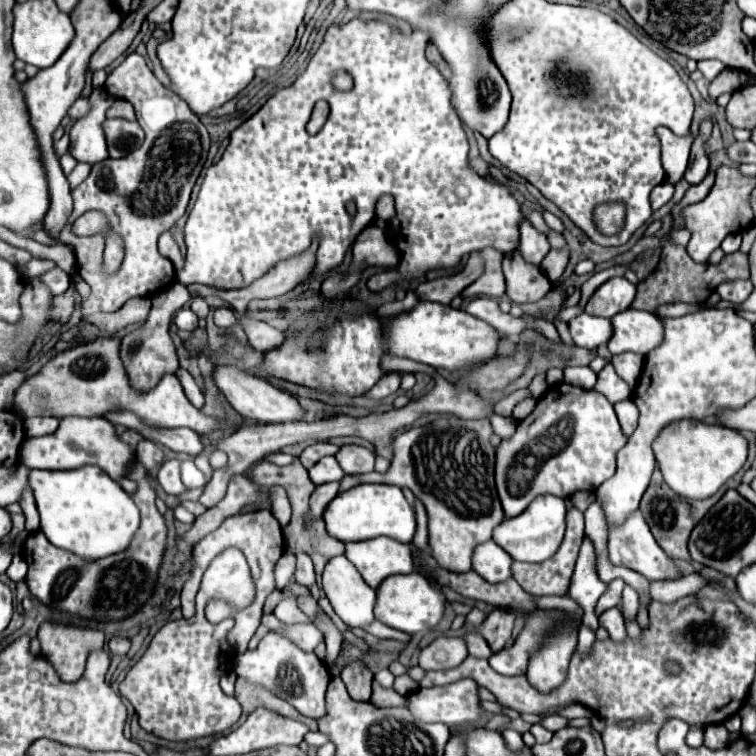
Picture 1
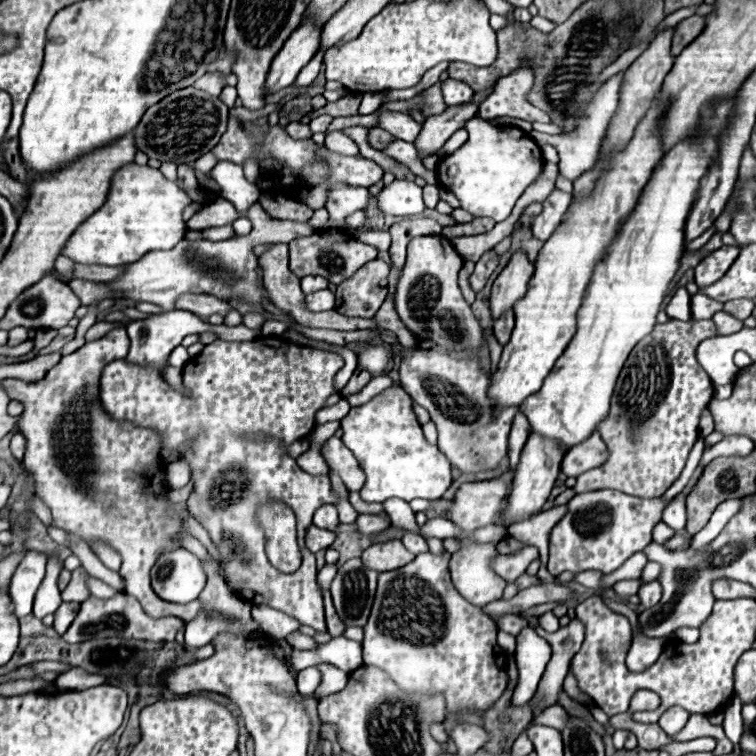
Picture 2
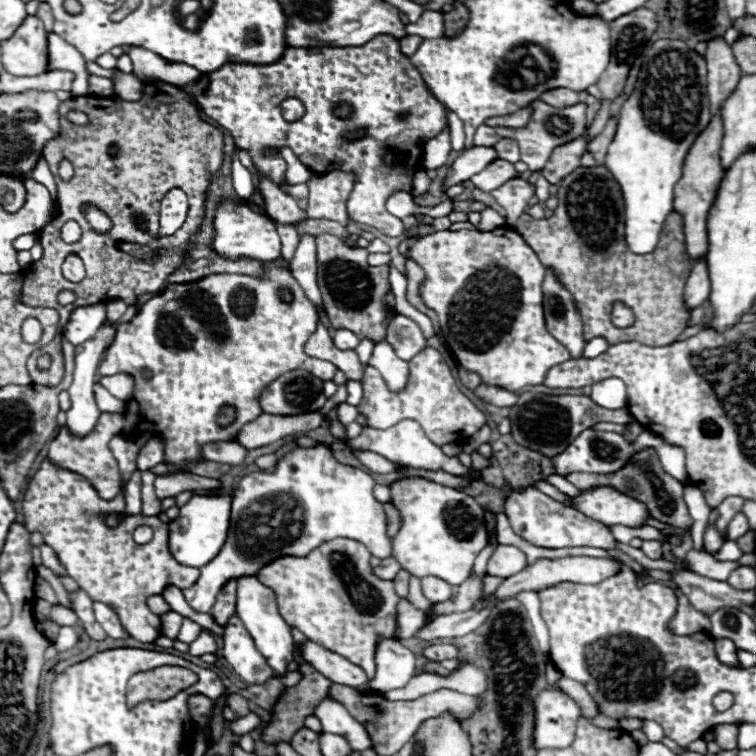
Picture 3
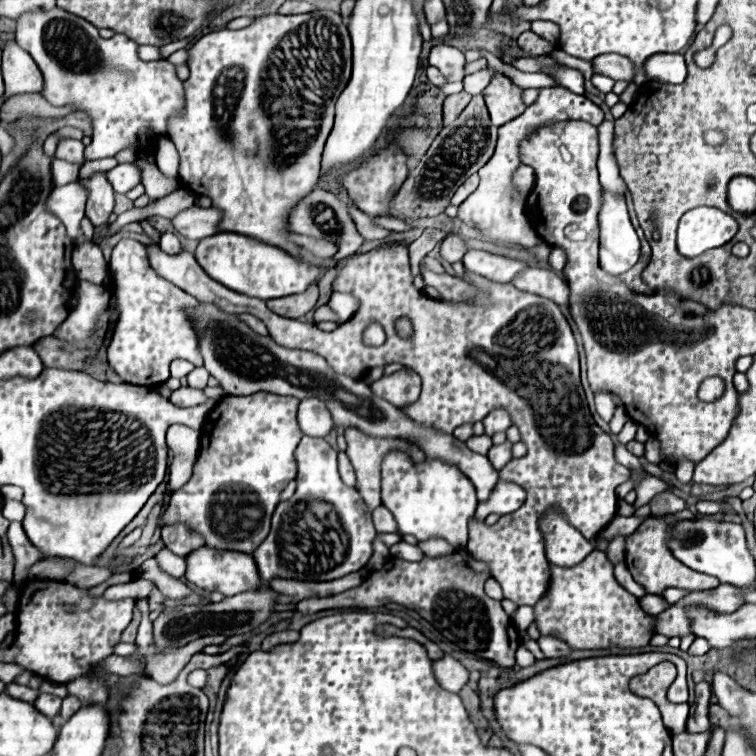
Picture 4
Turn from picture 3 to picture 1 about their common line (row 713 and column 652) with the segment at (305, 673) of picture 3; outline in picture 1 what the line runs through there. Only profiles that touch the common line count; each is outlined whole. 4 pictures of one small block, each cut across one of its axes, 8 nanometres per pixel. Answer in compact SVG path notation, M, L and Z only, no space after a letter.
M670 232L662 236L662 254L658 268L638 284L638 294L632 302L636 310L646 310L656 314L656 310L662 304L672 304L672 302L706 302L710 294L720 286L722 282L728 280L738 280L738 278L748 278L748 256L742 252L726 254L720 264L696 264L684 246L678 246L670 240Z

